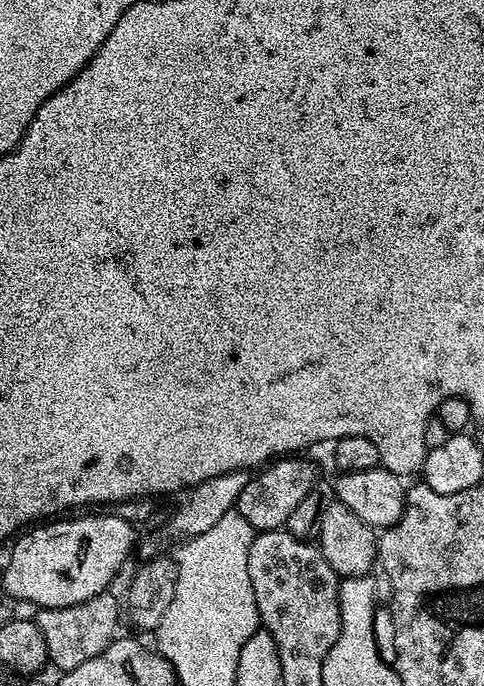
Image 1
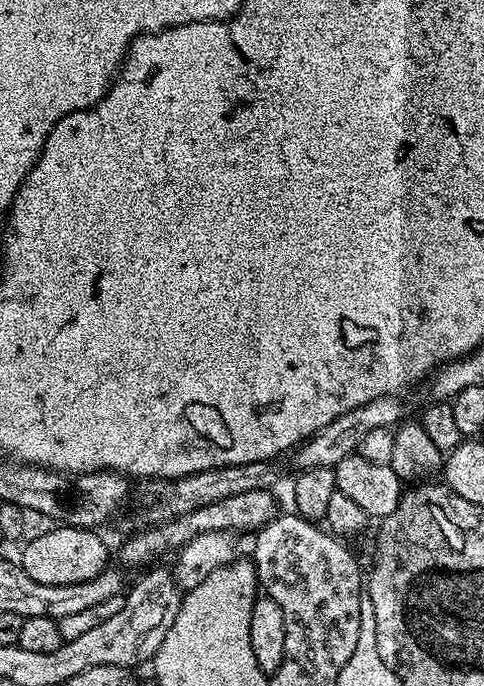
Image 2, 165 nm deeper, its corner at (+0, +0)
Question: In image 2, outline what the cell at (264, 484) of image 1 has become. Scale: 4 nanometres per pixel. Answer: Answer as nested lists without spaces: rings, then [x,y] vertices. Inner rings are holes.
[[[266,489],[249,490],[242,494],[230,494],[229,497],[222,498],[213,504],[202,506],[192,513],[182,514],[181,517],[174,517],[163,524],[154,524],[145,527],[145,532],[140,532],[137,536],[132,536],[120,548],[121,565],[124,564],[144,564],[151,563],[155,556],[160,556],[163,552],[179,550],[185,544],[192,541],[194,533],[198,532],[230,532],[241,534],[249,532],[255,534],[260,529],[278,515],[276,500],[272,497],[273,493]]]

